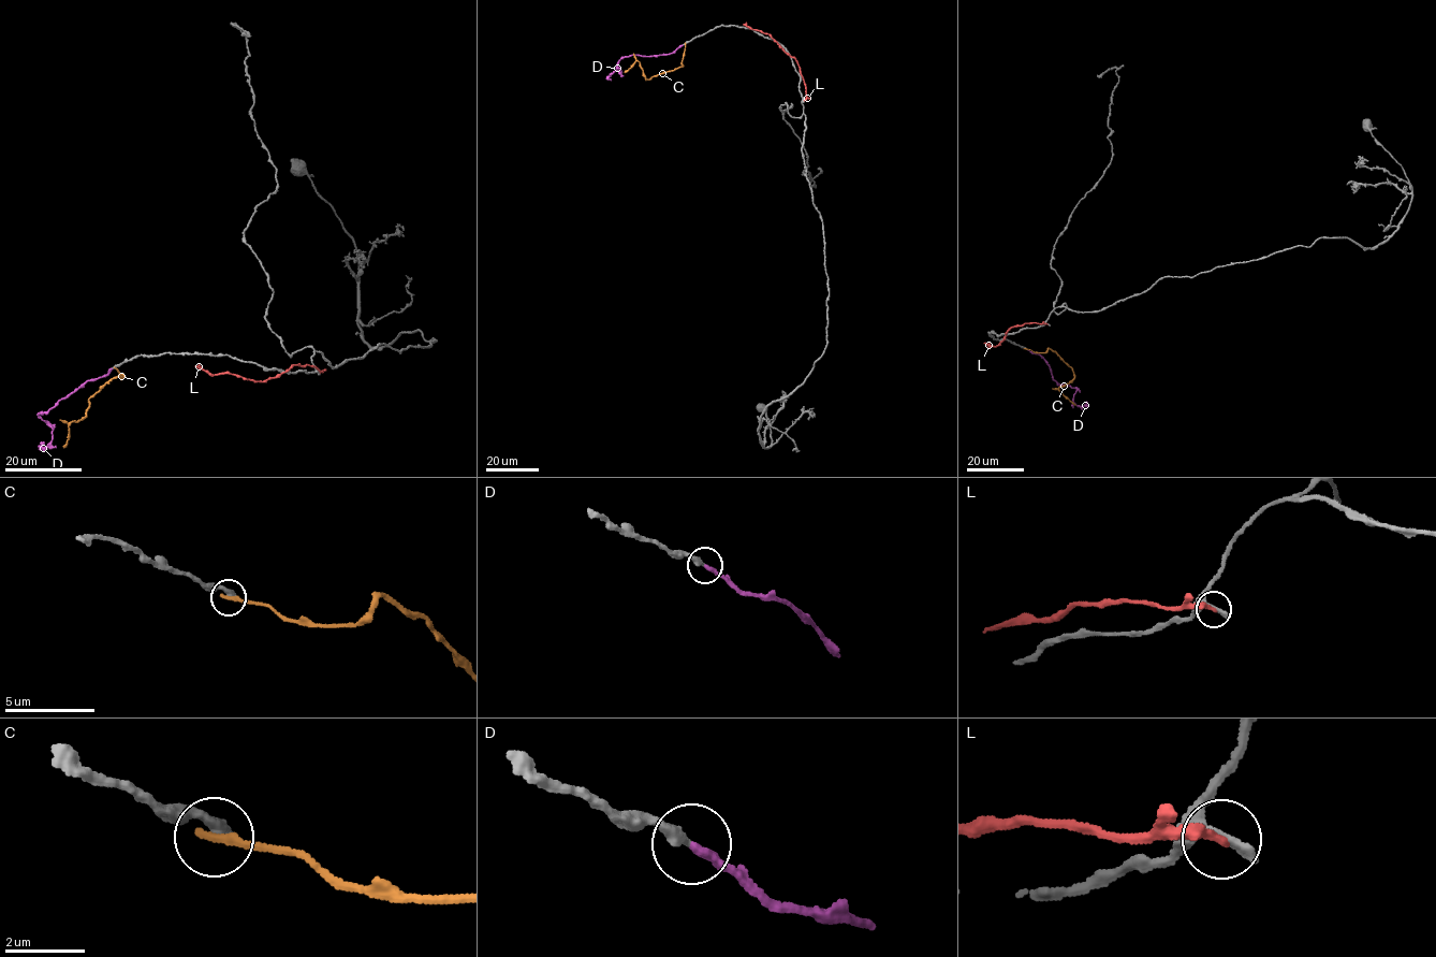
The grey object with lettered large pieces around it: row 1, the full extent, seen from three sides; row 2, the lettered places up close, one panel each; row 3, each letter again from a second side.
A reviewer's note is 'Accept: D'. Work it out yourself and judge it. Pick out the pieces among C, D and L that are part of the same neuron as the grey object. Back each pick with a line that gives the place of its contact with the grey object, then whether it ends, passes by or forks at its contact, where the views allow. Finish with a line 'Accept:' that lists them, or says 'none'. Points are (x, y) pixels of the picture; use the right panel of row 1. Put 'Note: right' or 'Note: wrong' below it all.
D: contact (1026, 348); it ends
Accept: D
Note: right

